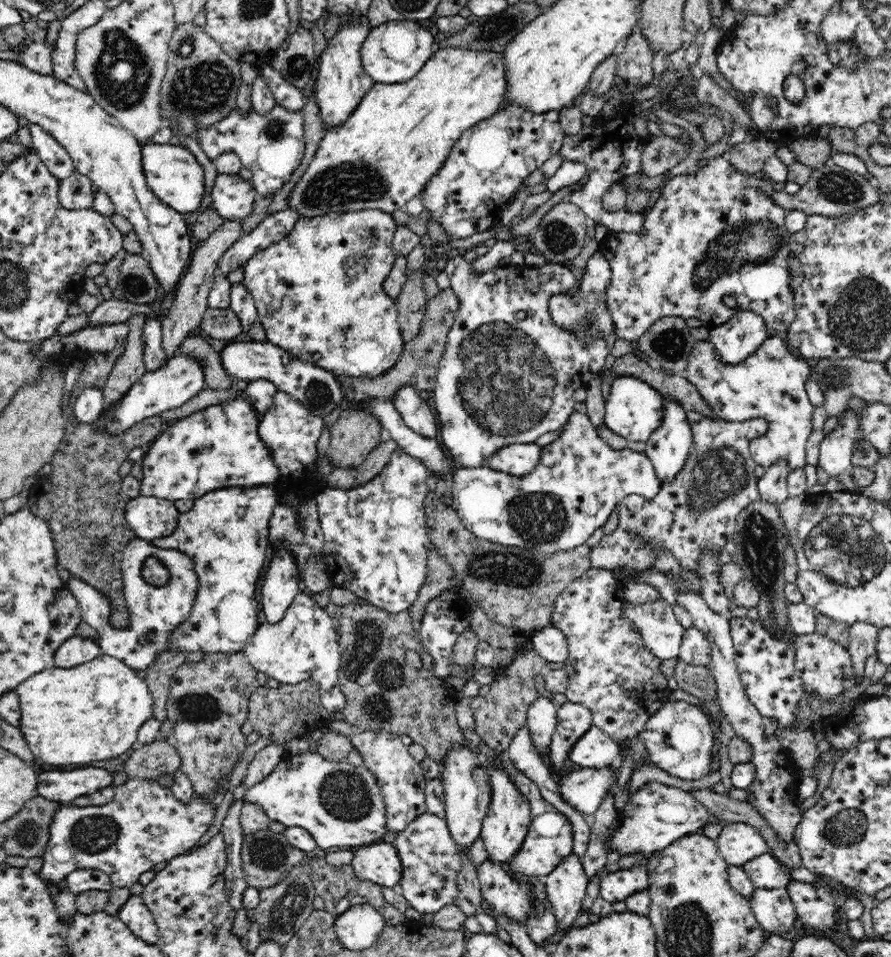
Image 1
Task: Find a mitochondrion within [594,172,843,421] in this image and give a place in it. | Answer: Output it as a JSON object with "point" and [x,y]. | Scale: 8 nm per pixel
{"point":[752,240]}

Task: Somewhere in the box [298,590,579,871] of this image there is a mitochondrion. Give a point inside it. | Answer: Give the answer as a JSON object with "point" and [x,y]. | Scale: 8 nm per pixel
{"point":[365,664]}

